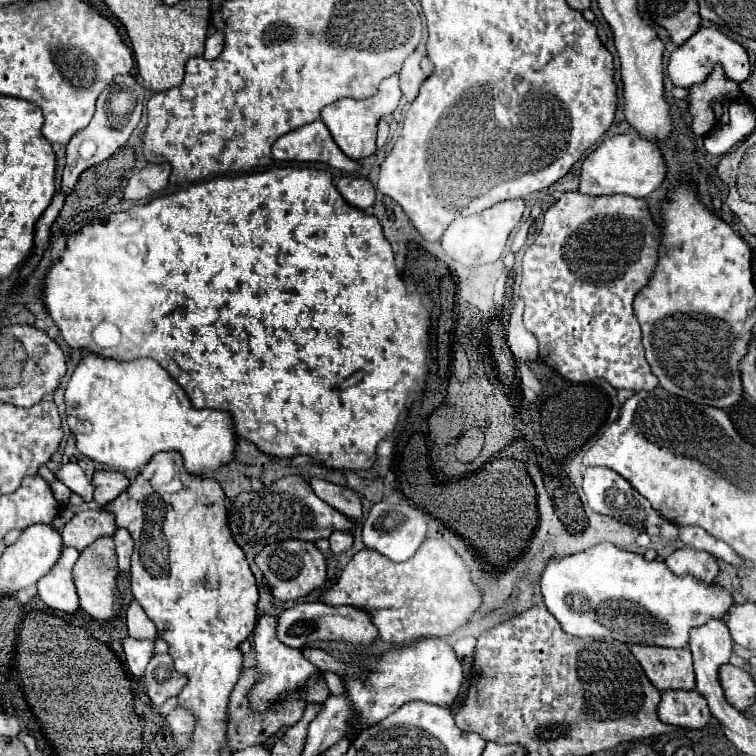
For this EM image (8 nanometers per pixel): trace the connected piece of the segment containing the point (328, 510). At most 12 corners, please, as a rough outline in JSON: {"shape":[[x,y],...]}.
{"shape":[[241,438],[215,474],[251,570],[259,544],[315,542],[351,518],[289,460]]}

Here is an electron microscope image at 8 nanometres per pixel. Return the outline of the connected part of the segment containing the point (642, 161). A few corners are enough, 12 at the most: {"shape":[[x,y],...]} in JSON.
{"shape":[[641,136],[607,138],[581,166],[579,192],[645,198],[667,174]]}

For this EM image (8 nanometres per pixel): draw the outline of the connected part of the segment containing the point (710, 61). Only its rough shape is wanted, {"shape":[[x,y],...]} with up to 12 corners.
{"shape":[[699,28],[667,64],[675,86],[703,82],[721,64],[749,78],[741,44],[717,28]]}

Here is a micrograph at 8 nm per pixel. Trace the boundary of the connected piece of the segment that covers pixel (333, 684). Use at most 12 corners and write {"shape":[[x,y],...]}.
{"shape":[[322,672],[329,691],[346,695],[344,682],[333,672]]}

